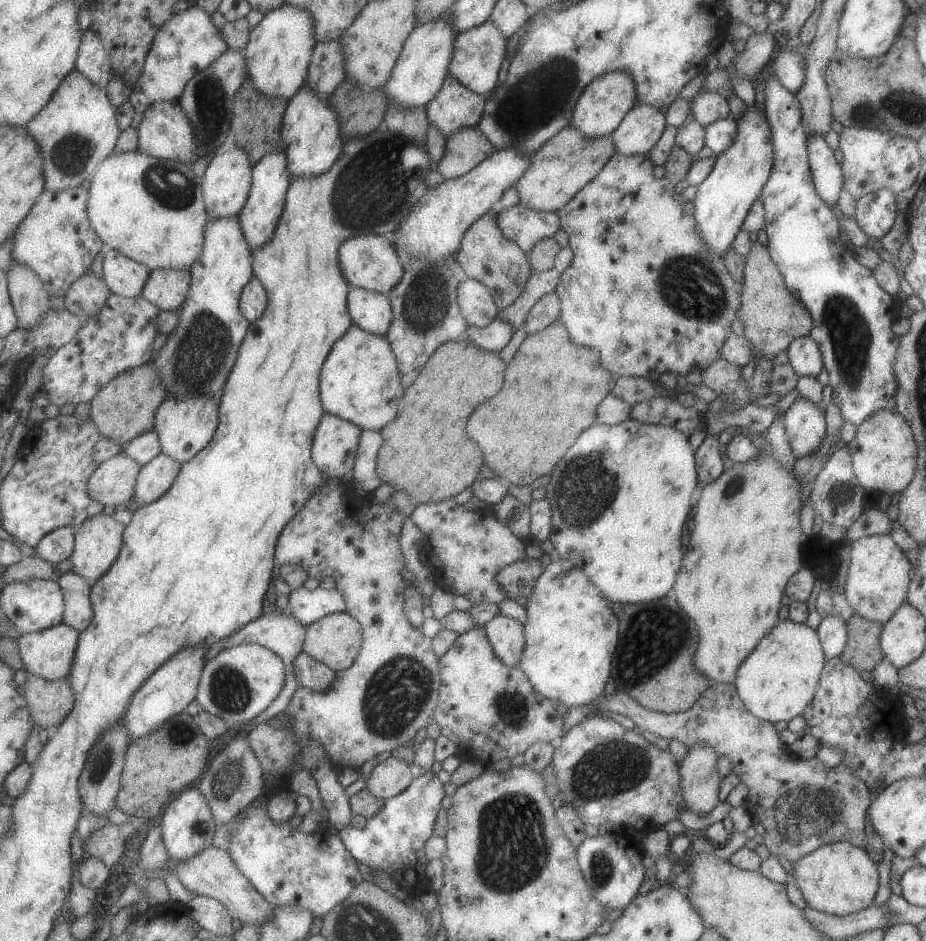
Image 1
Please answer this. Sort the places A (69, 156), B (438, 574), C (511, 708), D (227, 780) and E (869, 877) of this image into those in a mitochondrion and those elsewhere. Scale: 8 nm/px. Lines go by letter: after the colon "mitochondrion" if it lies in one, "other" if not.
A: mitochondrion
B: other
C: mitochondrion
D: mitochondrion
E: other

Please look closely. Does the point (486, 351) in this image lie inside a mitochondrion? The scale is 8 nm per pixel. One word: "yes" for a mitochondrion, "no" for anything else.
no

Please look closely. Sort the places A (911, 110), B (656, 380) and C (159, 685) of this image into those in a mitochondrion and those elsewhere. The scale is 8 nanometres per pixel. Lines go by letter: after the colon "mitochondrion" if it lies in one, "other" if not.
A: mitochondrion
B: other
C: other

